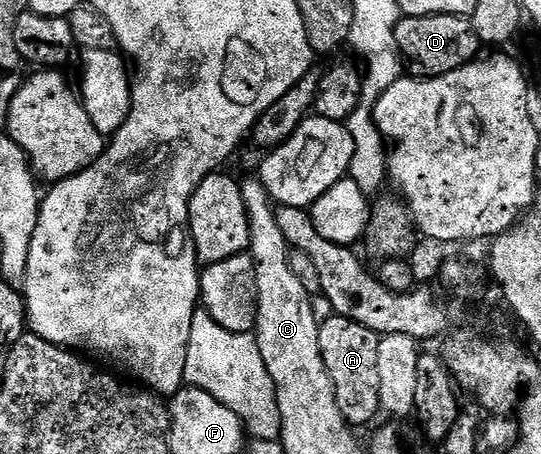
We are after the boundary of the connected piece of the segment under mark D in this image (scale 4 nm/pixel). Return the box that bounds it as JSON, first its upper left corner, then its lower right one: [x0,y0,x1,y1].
[397,16,482,77]

